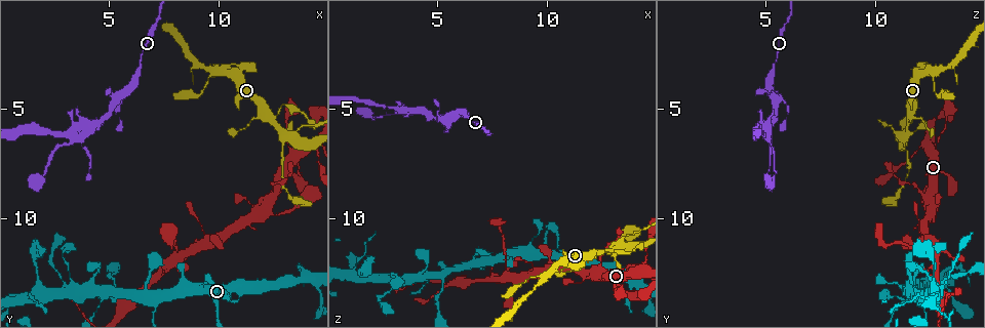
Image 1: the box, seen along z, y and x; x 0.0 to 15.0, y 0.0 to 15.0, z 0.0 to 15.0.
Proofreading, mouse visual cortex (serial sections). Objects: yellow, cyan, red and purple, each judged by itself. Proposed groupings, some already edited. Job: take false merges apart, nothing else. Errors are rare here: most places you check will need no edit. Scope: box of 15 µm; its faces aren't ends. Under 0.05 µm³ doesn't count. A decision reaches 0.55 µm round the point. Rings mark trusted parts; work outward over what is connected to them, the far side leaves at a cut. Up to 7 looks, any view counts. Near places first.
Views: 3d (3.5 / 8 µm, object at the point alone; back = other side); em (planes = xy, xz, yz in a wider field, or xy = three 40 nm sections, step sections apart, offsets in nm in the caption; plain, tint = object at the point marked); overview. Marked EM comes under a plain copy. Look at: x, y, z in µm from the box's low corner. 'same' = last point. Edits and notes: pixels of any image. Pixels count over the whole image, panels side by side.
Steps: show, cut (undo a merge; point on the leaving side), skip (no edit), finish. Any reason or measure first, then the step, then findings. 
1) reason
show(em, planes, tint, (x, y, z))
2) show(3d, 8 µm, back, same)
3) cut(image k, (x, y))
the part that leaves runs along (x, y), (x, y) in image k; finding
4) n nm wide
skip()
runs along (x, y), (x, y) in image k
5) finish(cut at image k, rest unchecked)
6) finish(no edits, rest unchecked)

calibre changes
show(3d, 3.5 µm, back, (12.9, 6.1, 11.5))

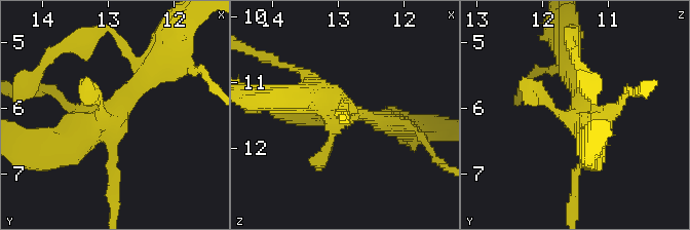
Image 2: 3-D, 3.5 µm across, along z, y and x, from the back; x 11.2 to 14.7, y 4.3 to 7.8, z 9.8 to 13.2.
now the EM
show(em, xy, step 1, tint, (12.90, 6.20, 11.50))

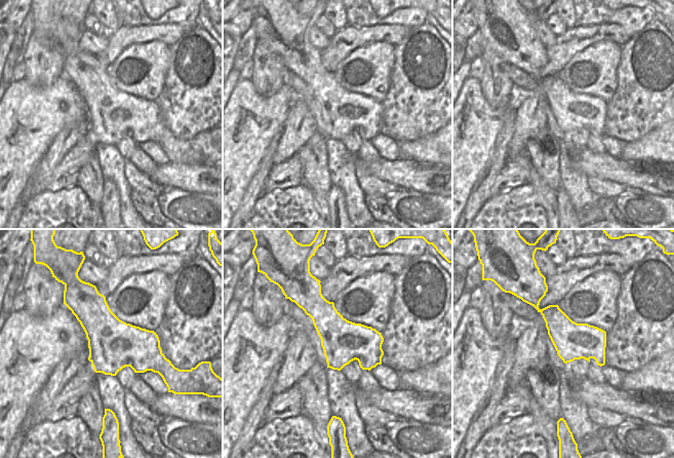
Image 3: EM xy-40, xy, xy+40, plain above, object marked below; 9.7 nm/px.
skip()
runs along (153, 66), (112, 119), (52, 148) in image 2; continuous, no second cell

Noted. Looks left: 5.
arms part here
show(3d, 8 µm, (8.5, 13.3, 11.7))

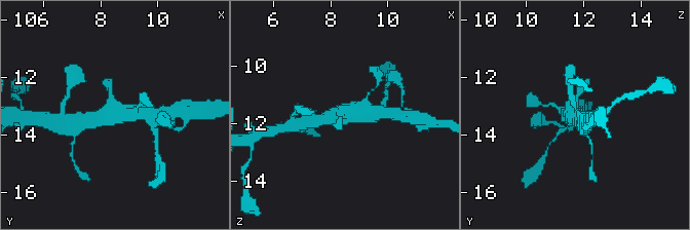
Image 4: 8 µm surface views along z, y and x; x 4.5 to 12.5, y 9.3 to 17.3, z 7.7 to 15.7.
show(em, xy, step 5, tint, (8.4, 13.3, 11.6))

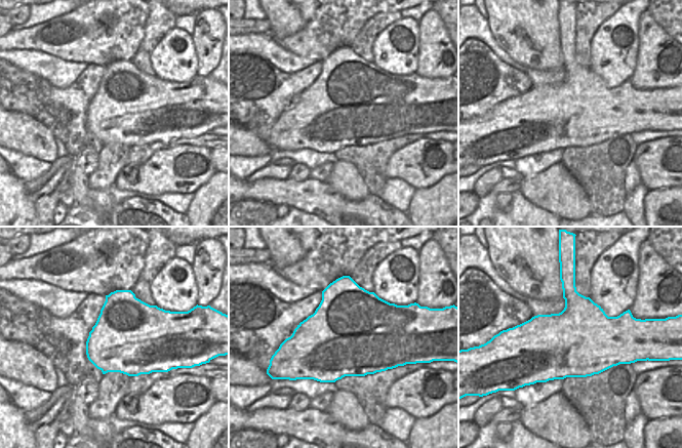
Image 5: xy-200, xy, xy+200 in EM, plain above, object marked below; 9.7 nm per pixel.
skip()
runs along (146, 114), (114, 114), (87, 122) in image 4; one cell here

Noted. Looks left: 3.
narrows sharply
show(em, xy, step 2, tint, (8.0, 11.4, 11.6))

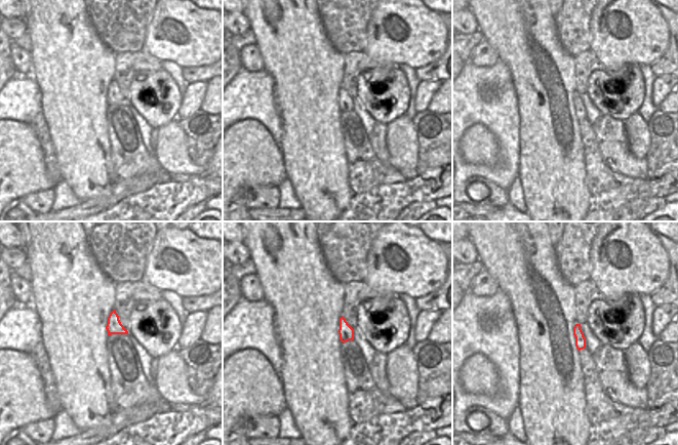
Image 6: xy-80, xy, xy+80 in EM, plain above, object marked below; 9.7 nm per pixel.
show(3d, 3.5 µm, same)

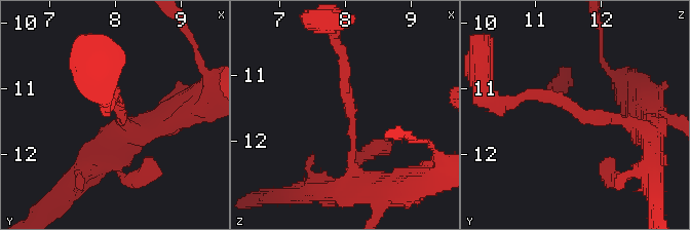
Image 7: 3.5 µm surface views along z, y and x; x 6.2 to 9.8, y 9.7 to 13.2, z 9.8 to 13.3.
skip()
continuous, no second cell

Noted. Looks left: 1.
finish(no edits, rest unchecked)

